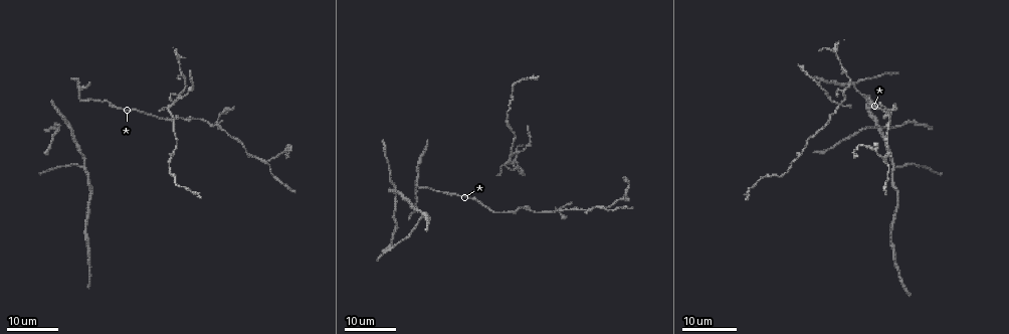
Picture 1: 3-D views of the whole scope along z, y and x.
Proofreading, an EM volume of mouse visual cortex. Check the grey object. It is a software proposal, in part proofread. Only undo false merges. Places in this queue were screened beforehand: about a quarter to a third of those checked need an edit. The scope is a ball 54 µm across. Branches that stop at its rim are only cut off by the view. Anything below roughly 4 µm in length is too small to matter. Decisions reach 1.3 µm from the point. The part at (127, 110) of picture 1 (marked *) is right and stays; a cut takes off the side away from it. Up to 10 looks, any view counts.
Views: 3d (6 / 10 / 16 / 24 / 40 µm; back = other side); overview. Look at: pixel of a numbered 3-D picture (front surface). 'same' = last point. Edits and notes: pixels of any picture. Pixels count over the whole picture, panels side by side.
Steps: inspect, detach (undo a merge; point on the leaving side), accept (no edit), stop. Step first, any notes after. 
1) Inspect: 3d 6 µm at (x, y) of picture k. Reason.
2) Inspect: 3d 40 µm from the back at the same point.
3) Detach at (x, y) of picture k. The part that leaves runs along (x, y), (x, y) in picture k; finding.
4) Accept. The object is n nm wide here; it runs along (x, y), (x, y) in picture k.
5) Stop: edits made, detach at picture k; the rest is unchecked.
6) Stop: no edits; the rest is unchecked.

Inspect: 3d 24 µm at (216, 122) of picture 1. A fork.

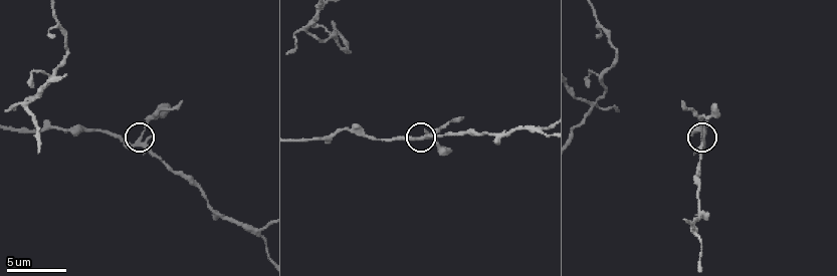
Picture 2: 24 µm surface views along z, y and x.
Inspect: 3d 6 µm at (142, 138) of picture 2. Closer look.

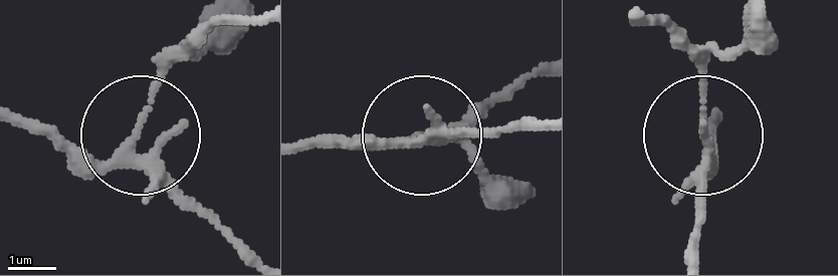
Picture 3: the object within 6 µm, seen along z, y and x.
Detach at (157, 77) of picture 3. The object is 200 nm wide here; the part that leaves runs along (130, 149), (166, 68), (226, 25), (262, 17) in picture 3; two cells meet here.

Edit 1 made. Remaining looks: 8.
Inspect: overview.

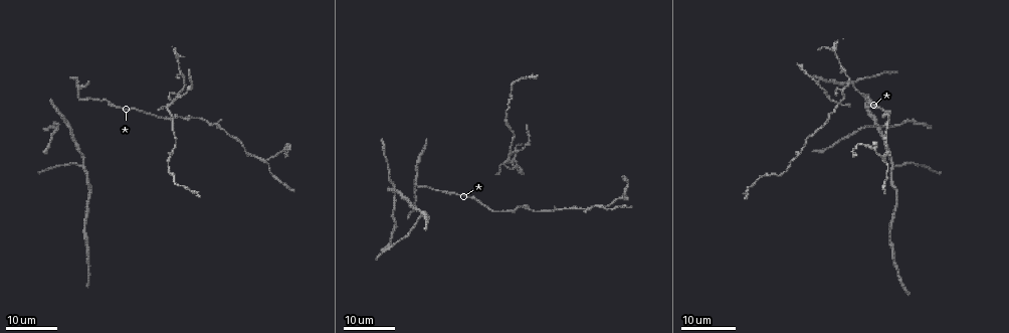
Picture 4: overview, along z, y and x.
Inspect: 3d 16 µm at (582, 210) of picture 4. Two arms in line, one across.

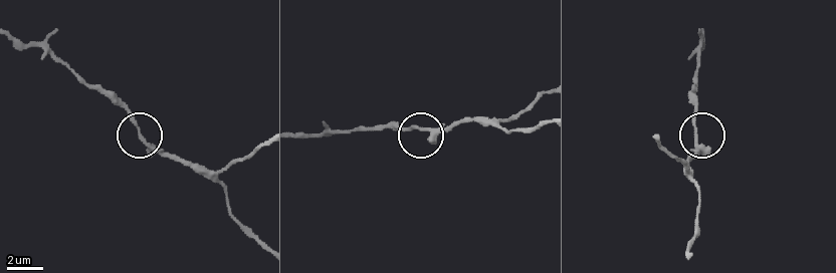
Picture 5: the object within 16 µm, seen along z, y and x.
Inspect: 3d 6 µm at (142, 141) of picture 5.

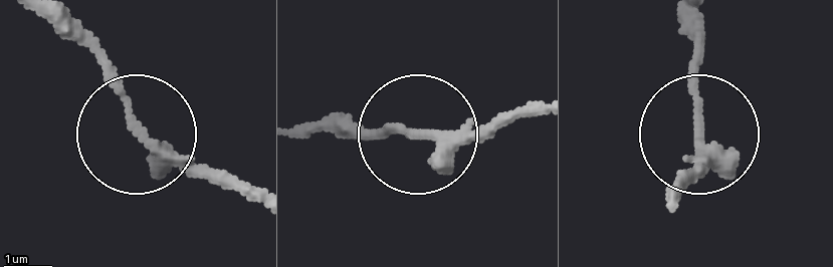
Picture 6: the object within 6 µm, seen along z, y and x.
Accept. It runs along (47, 11), (94, 59), (135, 127), (223, 188) in picture 6; all the same cell.

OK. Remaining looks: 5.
Inspect: 3d 10 µm at (25, 102) of picture 2. Four arms meet.

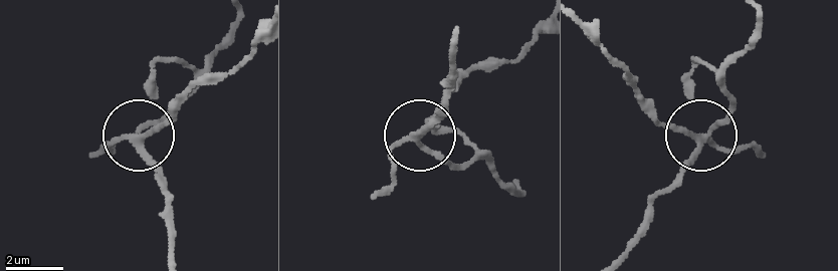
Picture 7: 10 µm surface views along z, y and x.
Detach at (112, 149) of picture 7. The object is 210 nm wide here; a second cell is stuck on.

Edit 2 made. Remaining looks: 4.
Inspect: overview. Redraw.

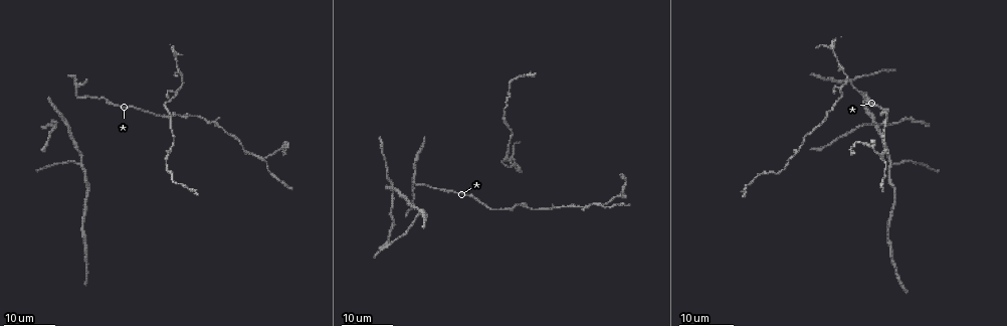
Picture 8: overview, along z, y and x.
Inspect: 3d 24 µm at (837, 64) of picture 8. Side arm on a straight run.

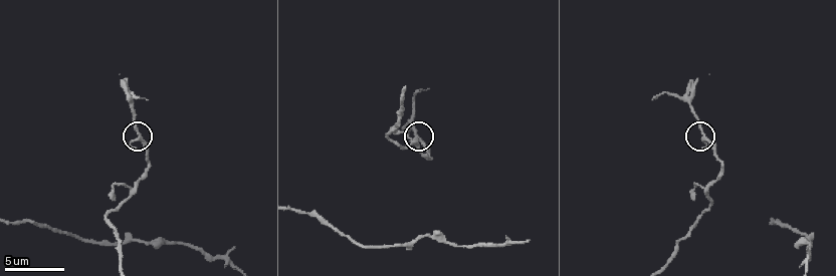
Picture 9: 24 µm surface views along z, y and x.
Inspect: 3d 10 µm at (420, 141) of picture 9.

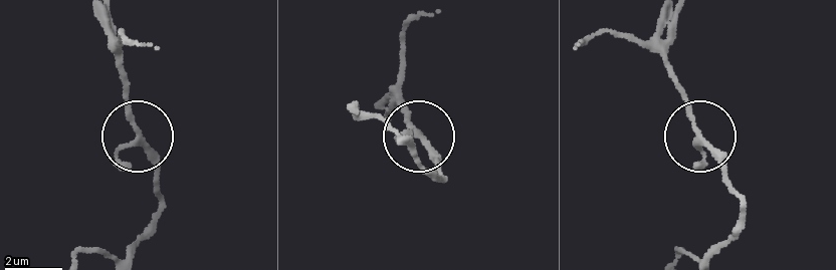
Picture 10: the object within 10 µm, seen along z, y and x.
Accept. All the same cell.

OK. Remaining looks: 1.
Inspect: 3d 6 µm at (259, 231) of picture 2. Branch point.

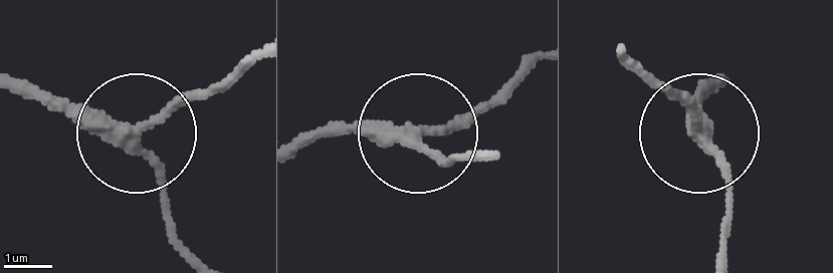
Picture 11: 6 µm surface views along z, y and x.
Accept. 3 arms meet here; it runs along (297, 142), (405, 130), (449, 166) in picture 11; continuous, no second cell.

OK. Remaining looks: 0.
Stop: edits made, detach at picture 3, detach at picture 7; the rest is unchecked.

